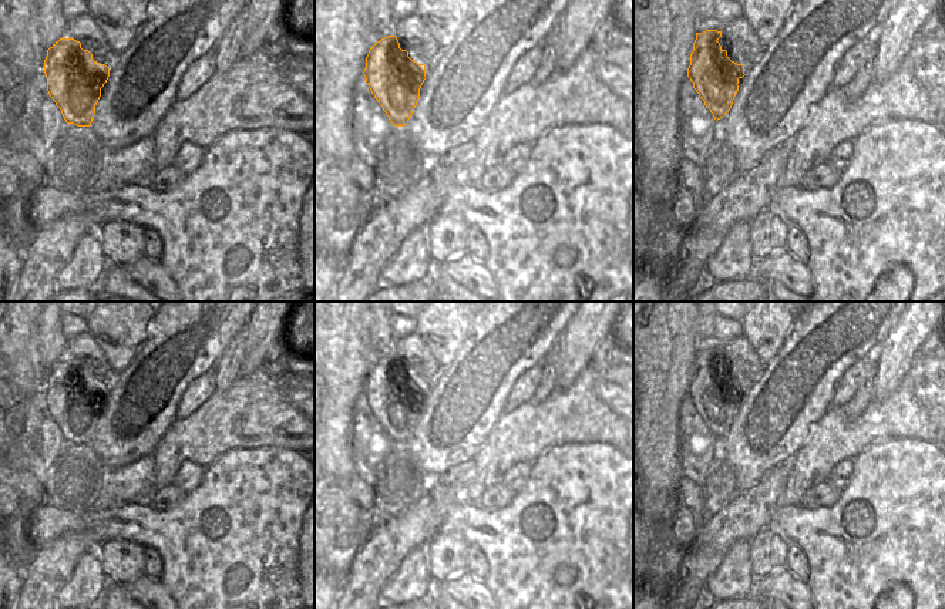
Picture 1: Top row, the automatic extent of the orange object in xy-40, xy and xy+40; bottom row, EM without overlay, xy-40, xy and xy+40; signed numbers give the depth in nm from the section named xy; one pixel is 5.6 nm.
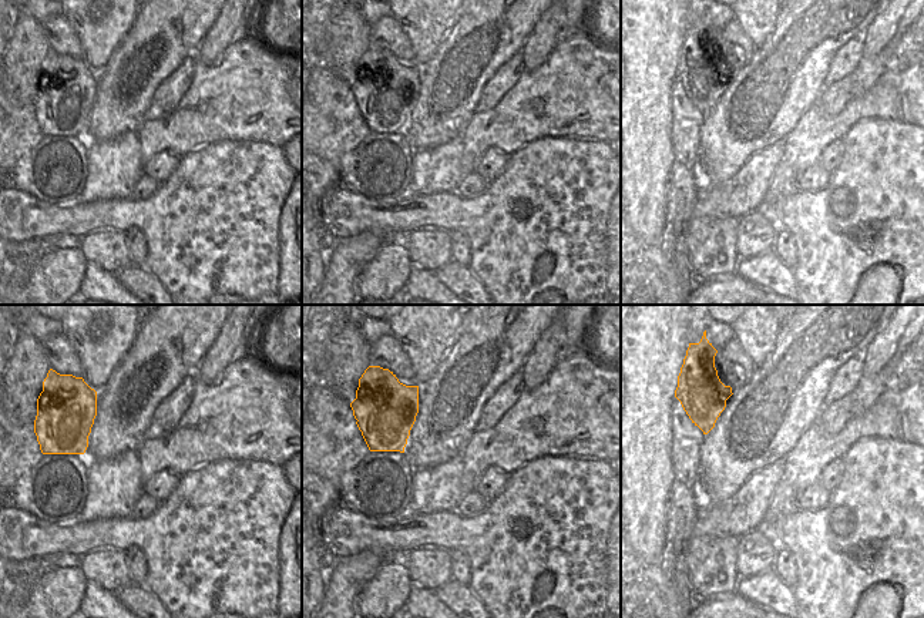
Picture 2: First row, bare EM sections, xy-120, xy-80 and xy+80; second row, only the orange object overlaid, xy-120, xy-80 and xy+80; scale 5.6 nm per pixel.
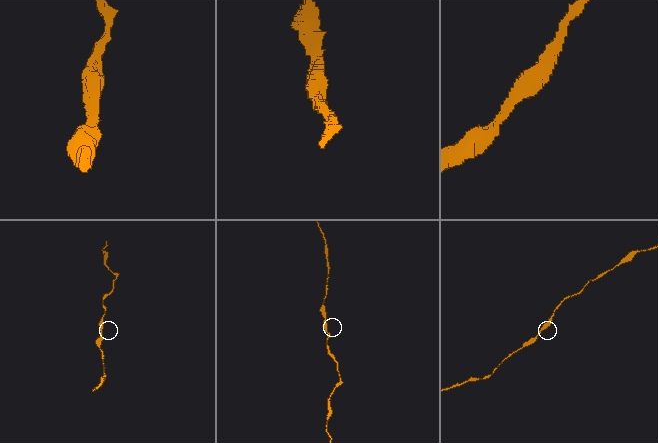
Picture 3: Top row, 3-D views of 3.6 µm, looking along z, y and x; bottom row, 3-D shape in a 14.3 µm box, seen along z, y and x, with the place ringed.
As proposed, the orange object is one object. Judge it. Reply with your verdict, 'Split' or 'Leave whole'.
Leave whole.

